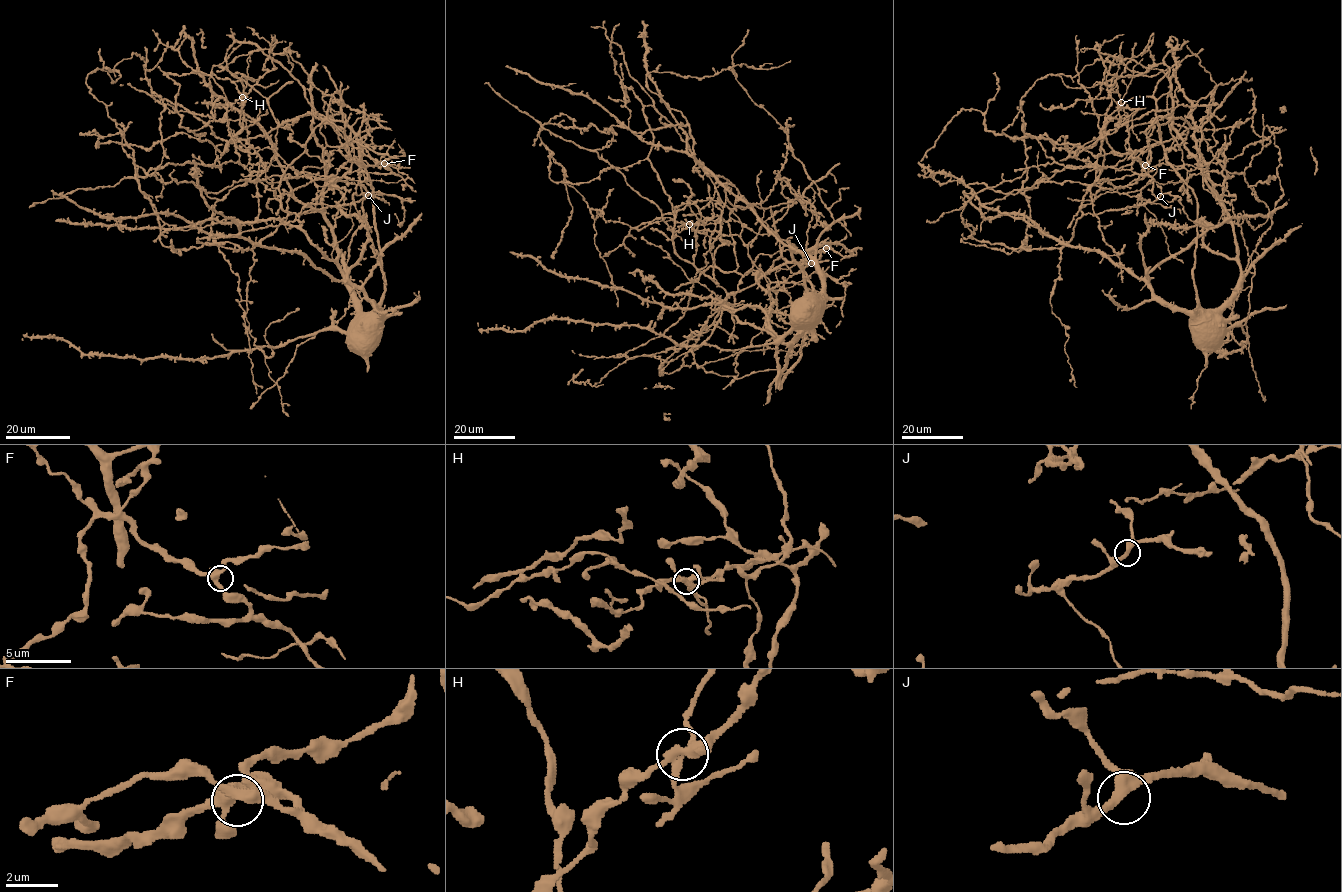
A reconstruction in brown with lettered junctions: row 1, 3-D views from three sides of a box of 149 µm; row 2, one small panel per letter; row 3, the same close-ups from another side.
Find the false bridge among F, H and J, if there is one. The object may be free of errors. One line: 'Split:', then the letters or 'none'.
Split: H

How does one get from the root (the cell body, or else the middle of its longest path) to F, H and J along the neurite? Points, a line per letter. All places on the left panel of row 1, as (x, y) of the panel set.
F: (368, 331), (384, 280), (373, 187), (360, 158), (358, 142), (364, 136), (360, 148), (384, 163)
H: (368, 331), (323, 208), (328, 153), (304, 88), (269, 57), (269, 70), (242, 97)
J: (368, 331), (379, 332), (380, 314), (361, 291), (301, 253), (260, 244), (290, 214), (368, 195)

